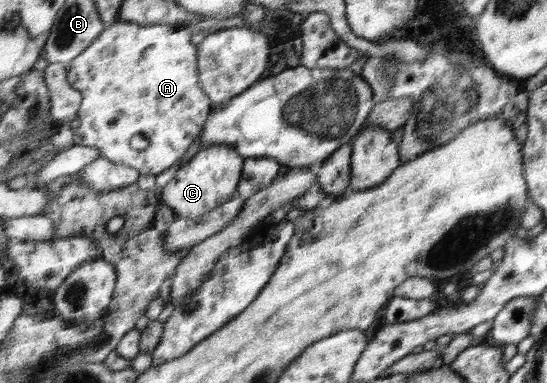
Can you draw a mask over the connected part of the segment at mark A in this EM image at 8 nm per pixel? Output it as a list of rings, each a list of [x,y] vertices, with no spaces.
[[[117,22],[103,31],[97,41],[93,42],[90,48],[79,55],[71,64],[67,65],[68,83],[82,94],[82,103],[80,104],[77,117],[79,118],[79,127],[75,129],[73,142],[77,145],[87,145],[95,147],[99,151],[99,156],[109,160],[113,164],[122,164],[133,167],[141,174],[151,174],[158,176],[171,165],[175,165],[183,153],[193,145],[195,137],[201,133],[203,123],[207,119],[207,113],[211,111],[211,99],[202,91],[201,73],[198,69],[198,47],[191,43],[191,35],[187,33],[188,29],[183,29],[181,25],[155,23],[144,26],[130,22]]]

